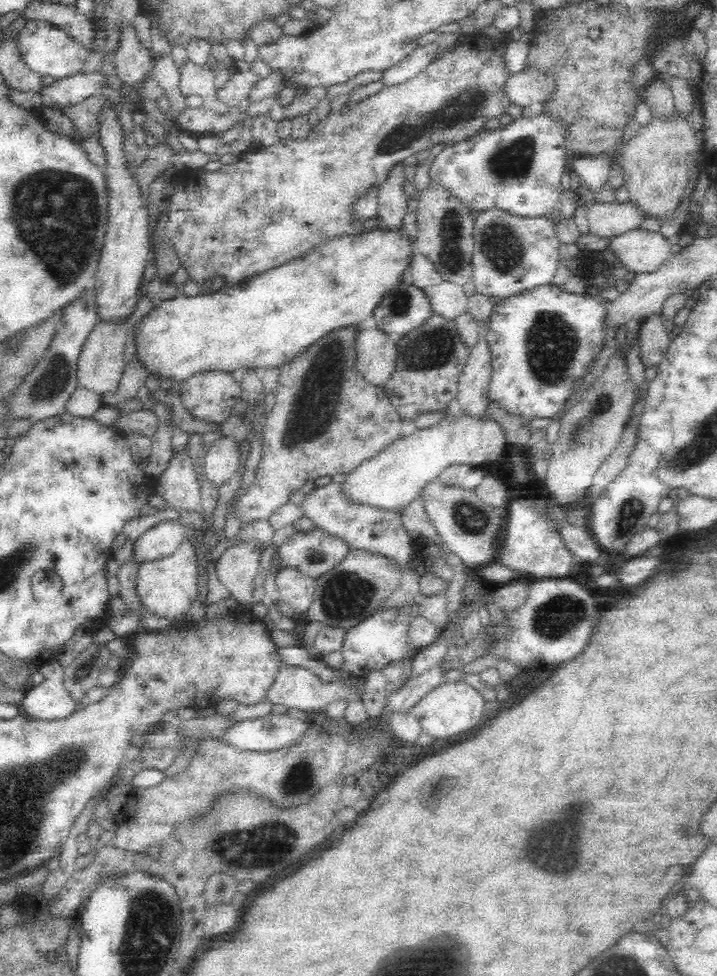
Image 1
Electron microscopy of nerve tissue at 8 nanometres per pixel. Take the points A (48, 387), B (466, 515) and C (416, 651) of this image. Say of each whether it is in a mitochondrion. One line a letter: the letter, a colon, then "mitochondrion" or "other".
A: mitochondrion
B: mitochondrion
C: other

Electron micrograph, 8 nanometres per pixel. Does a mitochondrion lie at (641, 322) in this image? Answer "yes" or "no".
no

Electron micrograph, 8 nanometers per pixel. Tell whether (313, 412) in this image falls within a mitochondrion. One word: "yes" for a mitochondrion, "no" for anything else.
yes

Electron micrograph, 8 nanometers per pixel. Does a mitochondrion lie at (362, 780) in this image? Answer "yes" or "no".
no

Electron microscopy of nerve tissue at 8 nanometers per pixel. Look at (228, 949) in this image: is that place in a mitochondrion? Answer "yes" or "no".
no

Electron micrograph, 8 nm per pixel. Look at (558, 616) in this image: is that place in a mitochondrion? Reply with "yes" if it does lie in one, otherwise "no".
yes

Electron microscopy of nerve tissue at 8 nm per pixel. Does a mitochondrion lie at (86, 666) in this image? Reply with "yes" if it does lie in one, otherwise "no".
yes

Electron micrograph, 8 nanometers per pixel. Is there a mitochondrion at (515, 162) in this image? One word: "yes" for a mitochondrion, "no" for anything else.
yes

